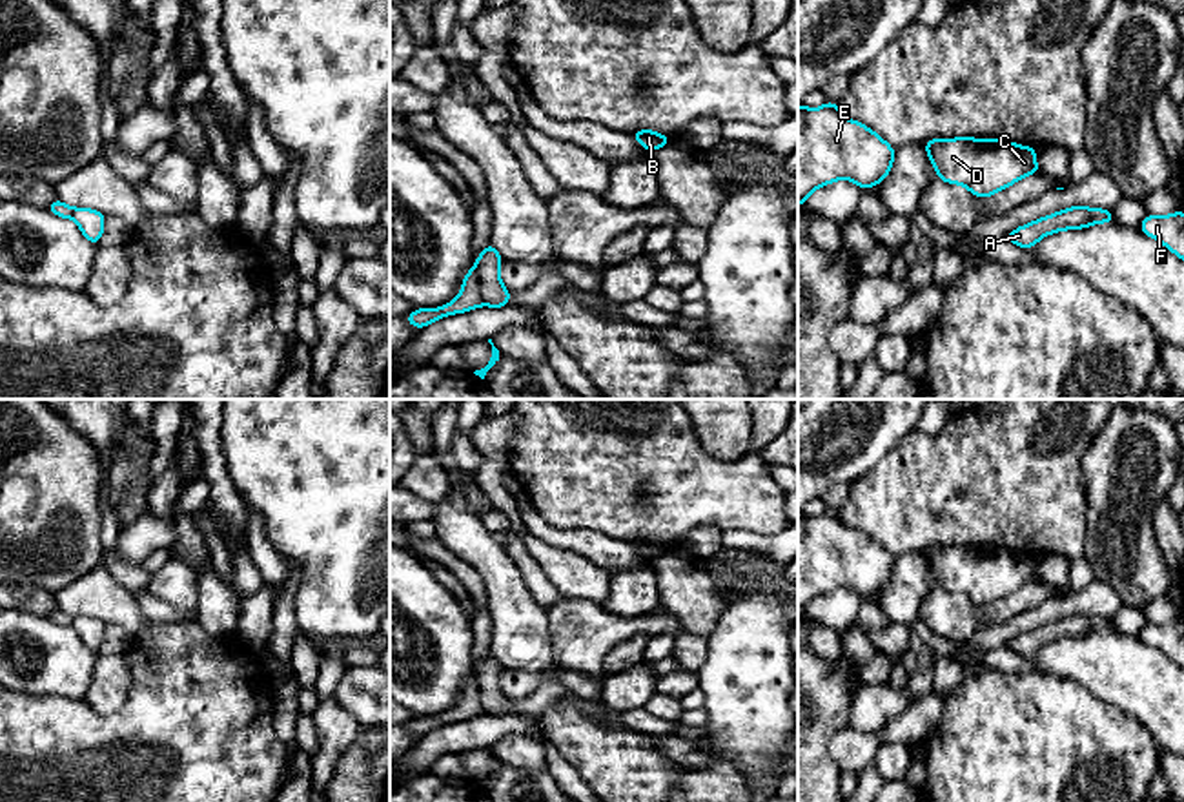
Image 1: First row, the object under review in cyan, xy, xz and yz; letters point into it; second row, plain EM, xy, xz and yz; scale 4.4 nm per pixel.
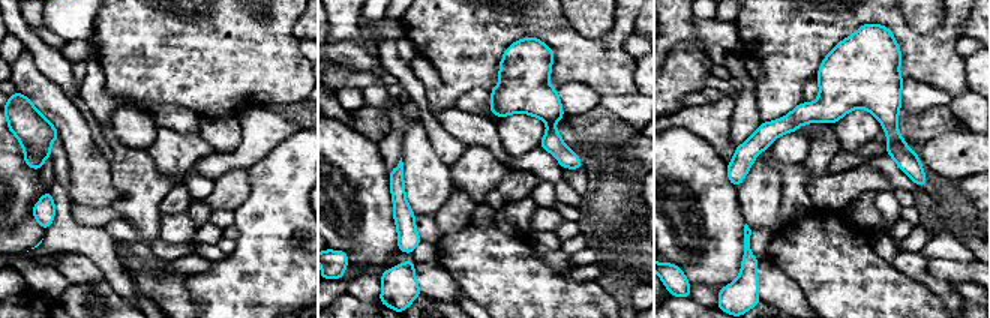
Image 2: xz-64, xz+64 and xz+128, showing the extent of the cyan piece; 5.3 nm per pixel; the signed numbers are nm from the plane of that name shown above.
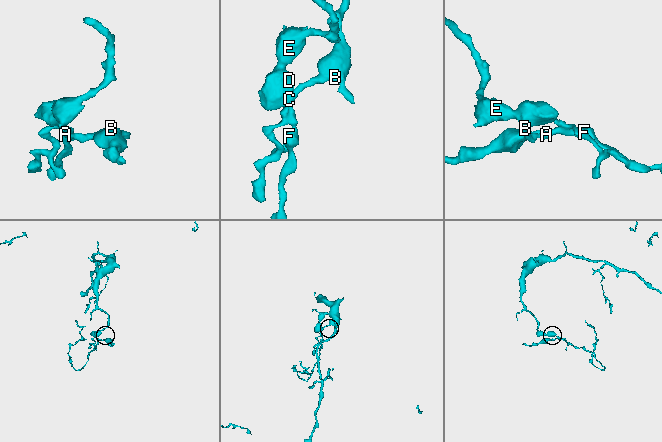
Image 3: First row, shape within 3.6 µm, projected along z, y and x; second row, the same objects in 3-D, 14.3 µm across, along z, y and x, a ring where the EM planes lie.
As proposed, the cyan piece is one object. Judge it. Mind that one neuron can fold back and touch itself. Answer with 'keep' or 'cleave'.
cleave

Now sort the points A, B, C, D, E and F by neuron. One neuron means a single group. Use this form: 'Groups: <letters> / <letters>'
Groups: A B F / C D E

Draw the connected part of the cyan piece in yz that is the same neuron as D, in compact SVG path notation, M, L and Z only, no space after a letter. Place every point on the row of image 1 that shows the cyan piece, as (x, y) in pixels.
M931 139L924 144L938 180L965 186L984 199L1040 173L1036 149L1004 139Z

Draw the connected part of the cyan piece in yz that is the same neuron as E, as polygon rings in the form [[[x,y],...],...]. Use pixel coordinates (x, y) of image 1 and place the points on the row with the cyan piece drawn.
[[[838,104],[798,106],[798,206],[818,188],[847,179],[862,190],[880,184],[894,148],[865,124],[847,118]]]

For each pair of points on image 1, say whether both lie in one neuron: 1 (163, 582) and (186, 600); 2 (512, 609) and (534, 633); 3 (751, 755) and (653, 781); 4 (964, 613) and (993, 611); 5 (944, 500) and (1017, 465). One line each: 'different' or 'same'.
1: same
2: same
3: different
4: different
5: same

